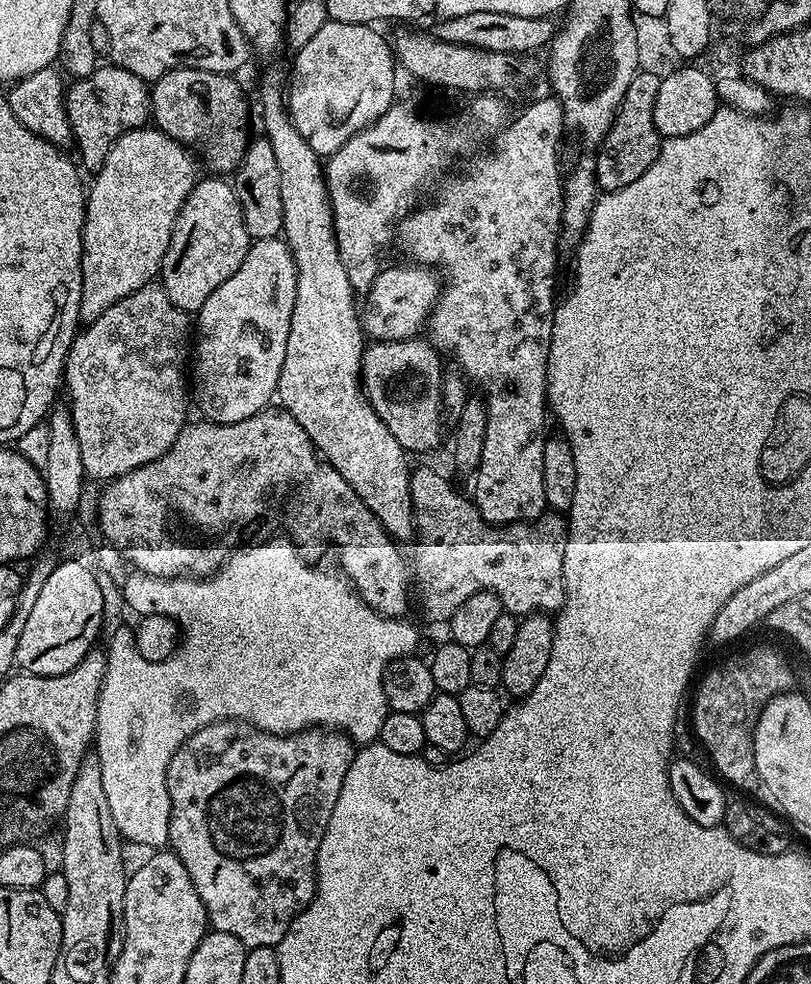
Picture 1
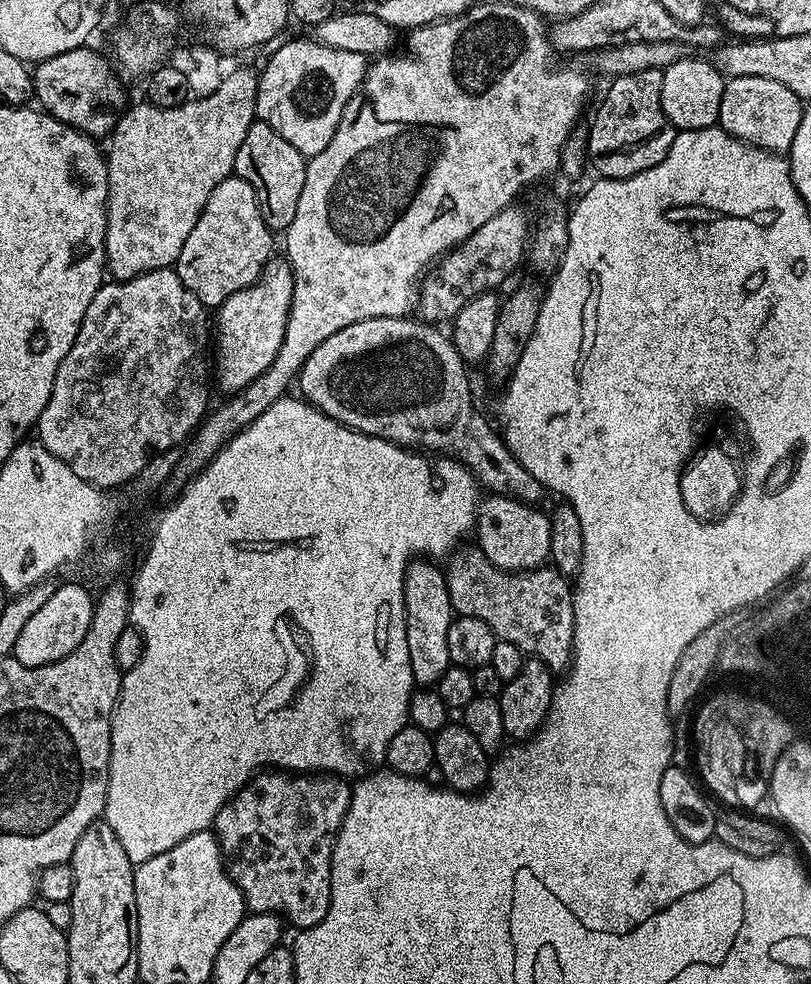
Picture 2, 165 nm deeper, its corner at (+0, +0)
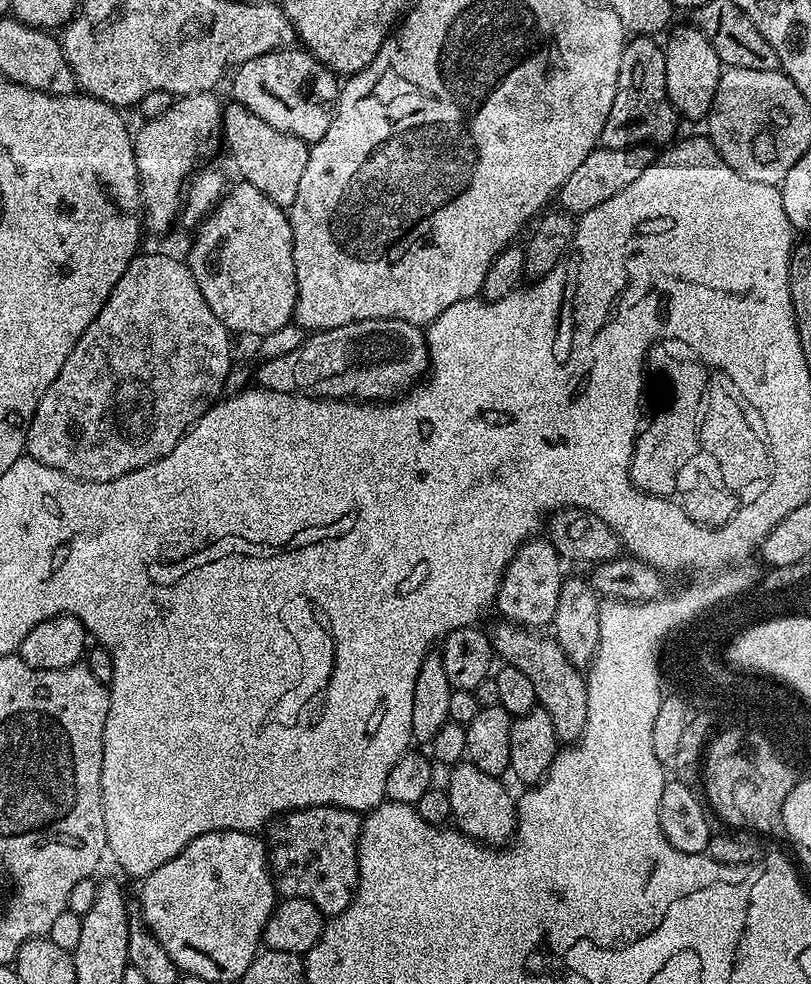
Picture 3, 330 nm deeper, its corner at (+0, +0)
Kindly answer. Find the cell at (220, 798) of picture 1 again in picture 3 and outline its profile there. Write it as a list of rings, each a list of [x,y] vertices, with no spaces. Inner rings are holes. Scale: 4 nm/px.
[[[314,806],[299,808],[297,812],[285,812],[275,817],[270,839],[270,867],[276,882],[276,891],[281,897],[297,896],[306,898],[318,906],[325,917],[337,916],[350,906],[356,897],[358,878],[358,842],[360,841],[361,813],[351,812],[334,806]]]

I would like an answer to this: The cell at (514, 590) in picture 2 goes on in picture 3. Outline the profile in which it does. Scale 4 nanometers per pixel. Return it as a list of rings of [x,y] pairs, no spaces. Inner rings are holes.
[[[499,623],[490,628],[495,655],[499,659],[501,656],[504,664],[522,670],[522,674],[530,678],[537,705],[544,708],[546,714],[550,714],[550,722],[554,722],[557,741],[579,741],[580,735],[586,730],[588,713],[588,682],[585,673],[572,665],[560,643],[551,635],[540,637],[539,631],[526,628],[523,624]]]

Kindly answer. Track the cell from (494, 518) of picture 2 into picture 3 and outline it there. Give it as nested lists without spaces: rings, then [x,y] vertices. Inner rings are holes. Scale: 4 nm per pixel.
[[[548,538],[527,540],[516,551],[516,556],[506,566],[500,590],[496,593],[495,611],[500,611],[505,621],[523,624],[524,627],[540,630],[551,625],[558,610],[558,594],[566,572],[560,569],[562,559]]]

